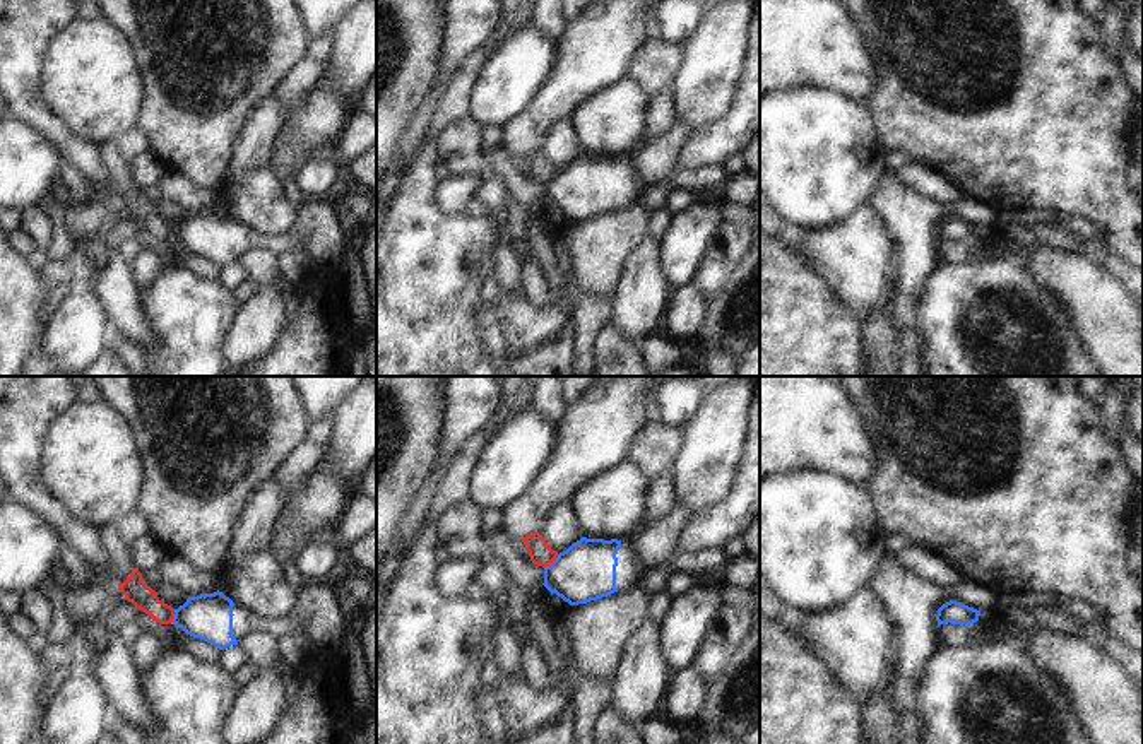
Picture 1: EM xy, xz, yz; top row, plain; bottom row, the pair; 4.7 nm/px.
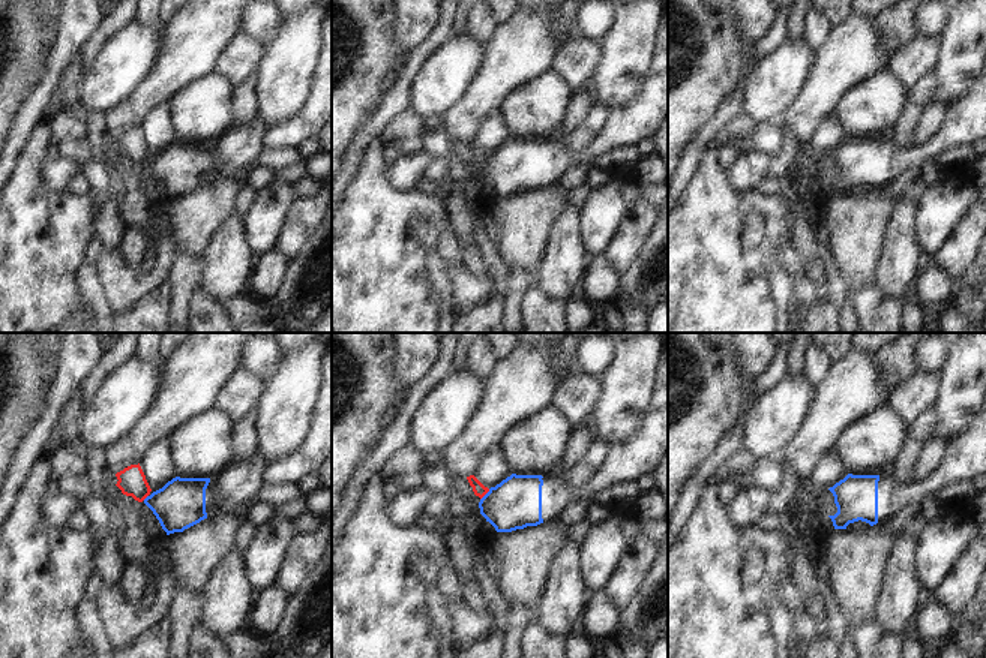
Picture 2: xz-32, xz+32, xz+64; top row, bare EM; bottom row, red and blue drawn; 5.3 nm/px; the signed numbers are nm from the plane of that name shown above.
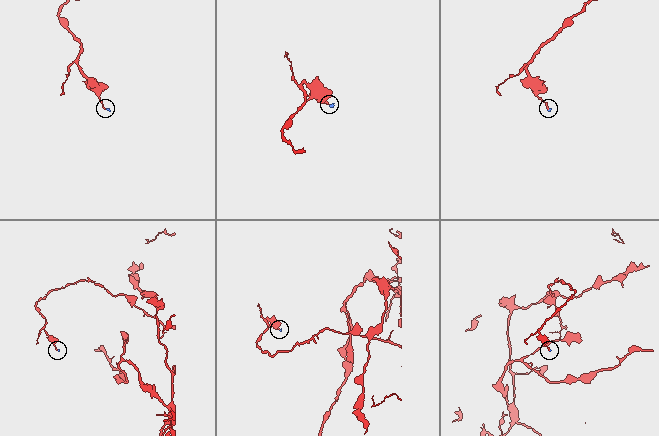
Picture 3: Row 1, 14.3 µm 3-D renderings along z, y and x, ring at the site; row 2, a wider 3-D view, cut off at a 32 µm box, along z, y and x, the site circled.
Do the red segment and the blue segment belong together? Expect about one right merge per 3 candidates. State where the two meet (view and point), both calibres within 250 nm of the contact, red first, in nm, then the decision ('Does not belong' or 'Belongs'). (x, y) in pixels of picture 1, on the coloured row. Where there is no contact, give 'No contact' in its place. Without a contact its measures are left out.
Touches red at xz (550, 563). Thickness 110 nm (red) against 280 nm. Does not belong

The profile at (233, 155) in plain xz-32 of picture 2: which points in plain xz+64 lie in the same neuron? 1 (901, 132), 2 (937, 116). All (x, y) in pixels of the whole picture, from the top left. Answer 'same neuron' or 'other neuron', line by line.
1: other neuron
2: same neuron

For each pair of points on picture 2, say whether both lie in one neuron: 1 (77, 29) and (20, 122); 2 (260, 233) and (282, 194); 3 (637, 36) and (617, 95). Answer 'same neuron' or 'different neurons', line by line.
1: same neuron
2: same neuron
3: same neuron

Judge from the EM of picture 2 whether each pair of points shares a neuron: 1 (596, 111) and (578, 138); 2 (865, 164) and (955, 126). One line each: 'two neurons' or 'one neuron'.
1: one neuron
2: one neuron

